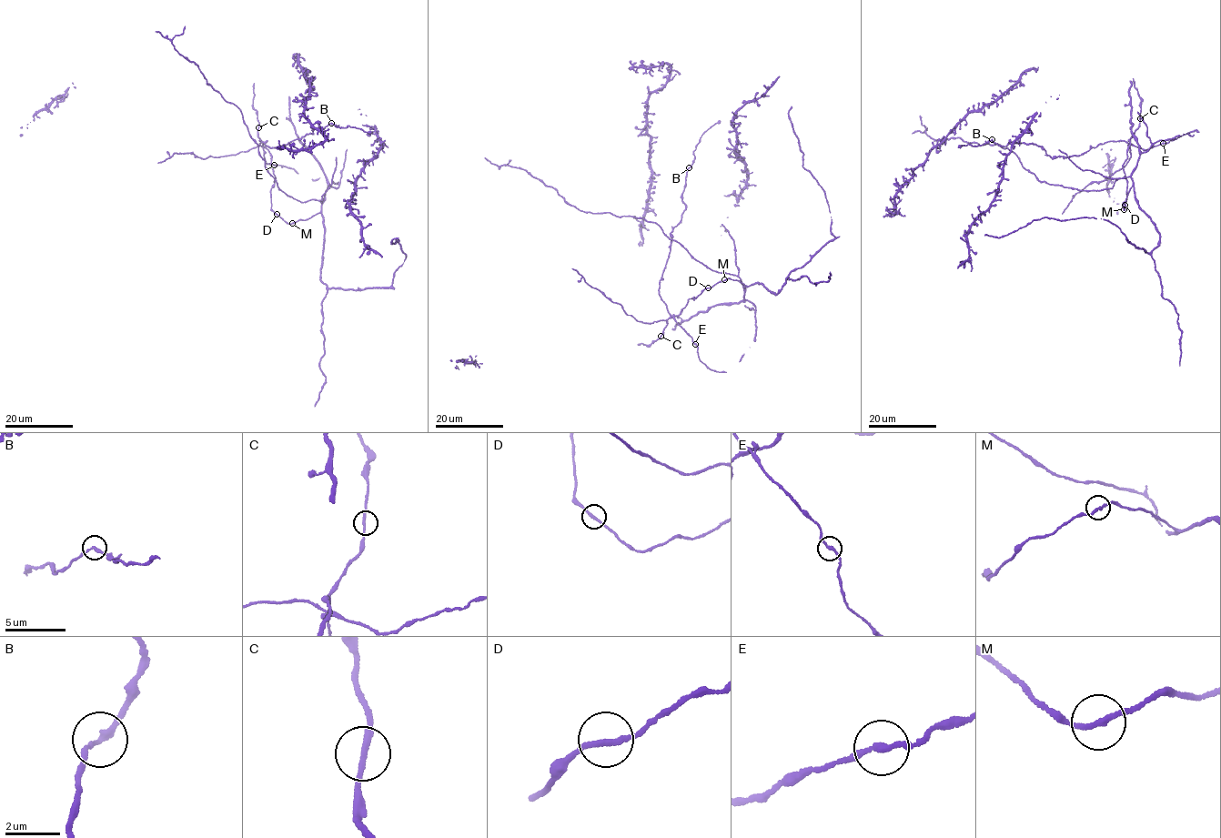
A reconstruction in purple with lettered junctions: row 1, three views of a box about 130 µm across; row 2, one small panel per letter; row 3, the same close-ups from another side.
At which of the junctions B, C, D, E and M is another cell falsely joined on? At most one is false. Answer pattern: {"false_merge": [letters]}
{"false_merge": []}

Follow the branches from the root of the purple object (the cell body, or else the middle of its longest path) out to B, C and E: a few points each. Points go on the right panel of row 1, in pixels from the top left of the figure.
B: (1132, 186), (1125, 210), (1128, 141), (1067, 157), (1051, 156), (1032, 143), (1004, 146), (992, 139)
C: (1132, 186), (1123, 204), (1125, 210), (1126, 179), (1123, 164), (1126, 158), (1128, 141), (1139, 126), (1140, 118)
E: (1132, 186), (1123, 204), (1125, 210), (1126, 179), (1123, 164), (1126, 158), (1127, 141), (1145, 149), (1163, 143)

